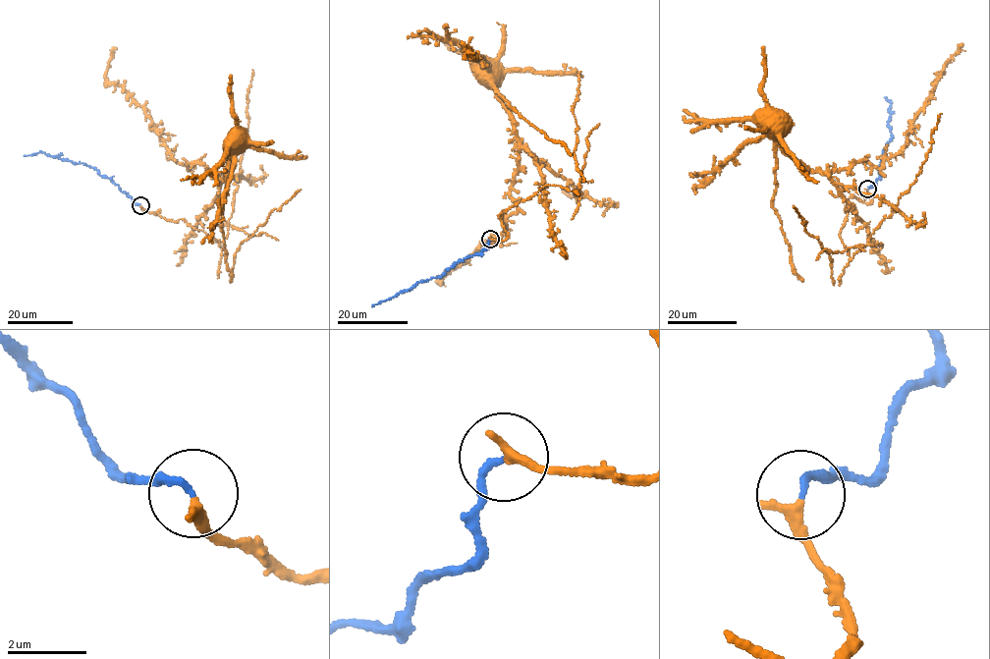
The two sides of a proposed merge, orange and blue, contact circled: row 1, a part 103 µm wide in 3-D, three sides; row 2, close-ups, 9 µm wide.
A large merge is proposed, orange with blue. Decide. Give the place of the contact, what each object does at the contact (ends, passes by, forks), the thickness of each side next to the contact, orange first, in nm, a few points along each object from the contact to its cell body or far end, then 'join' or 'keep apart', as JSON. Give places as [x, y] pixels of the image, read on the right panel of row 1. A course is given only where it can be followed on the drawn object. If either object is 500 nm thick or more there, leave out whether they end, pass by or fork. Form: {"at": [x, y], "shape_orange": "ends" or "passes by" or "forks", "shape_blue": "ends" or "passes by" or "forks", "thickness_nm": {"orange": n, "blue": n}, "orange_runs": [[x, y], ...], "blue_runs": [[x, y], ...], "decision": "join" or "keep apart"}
{"at": [867, 189], "shape_orange": "ends", "shape_blue": "ends", "thickness_nm": {"orange": 320, "blue": 160}, "orange_runs": [[867, 189], [870, 202], [854, 196], [846, 208], [851, 259], [899, 210], [811, 173], [766, 133], [768, 117]], "blue_runs": [[867, 189], [874, 187], [878, 178], [882, 156], [891, 137], [887, 126], [890, 102], [885, 97]], "decision": "join"}

